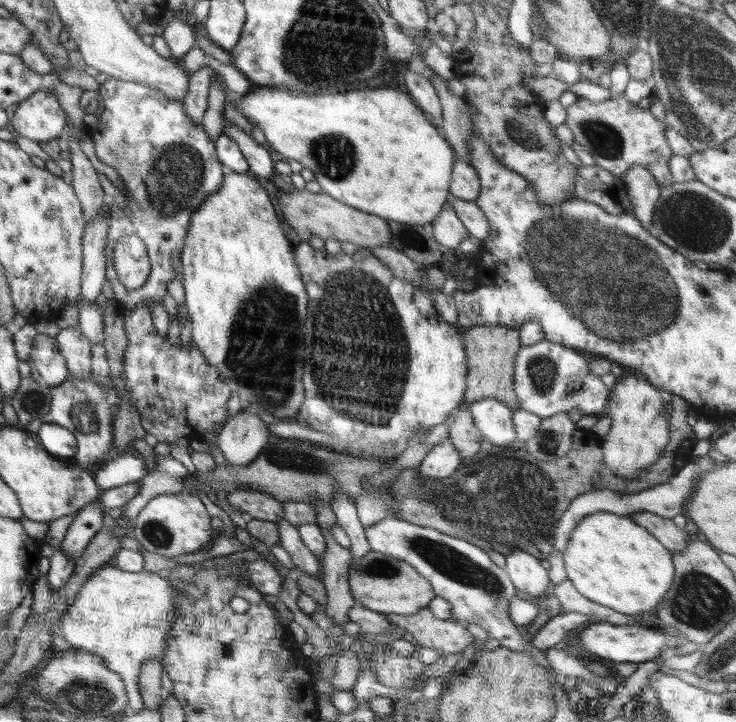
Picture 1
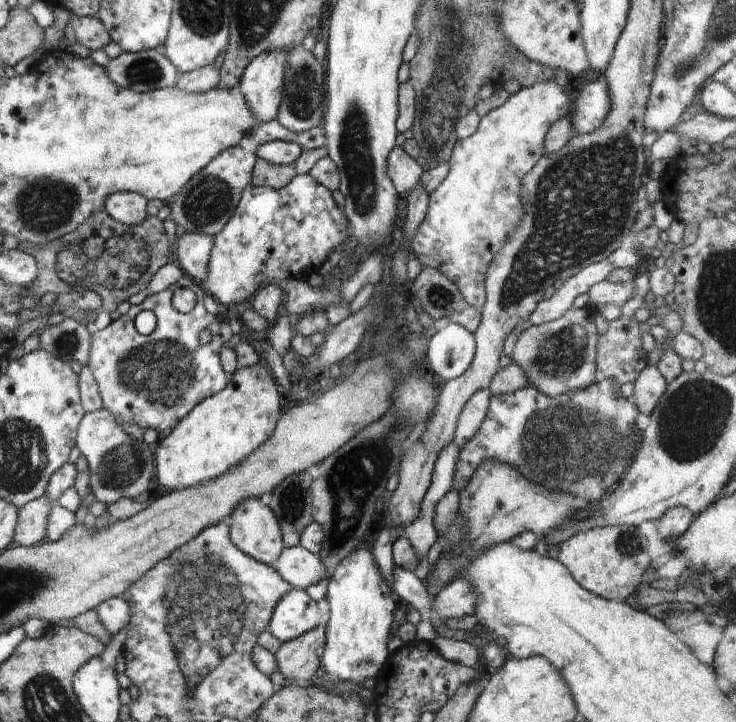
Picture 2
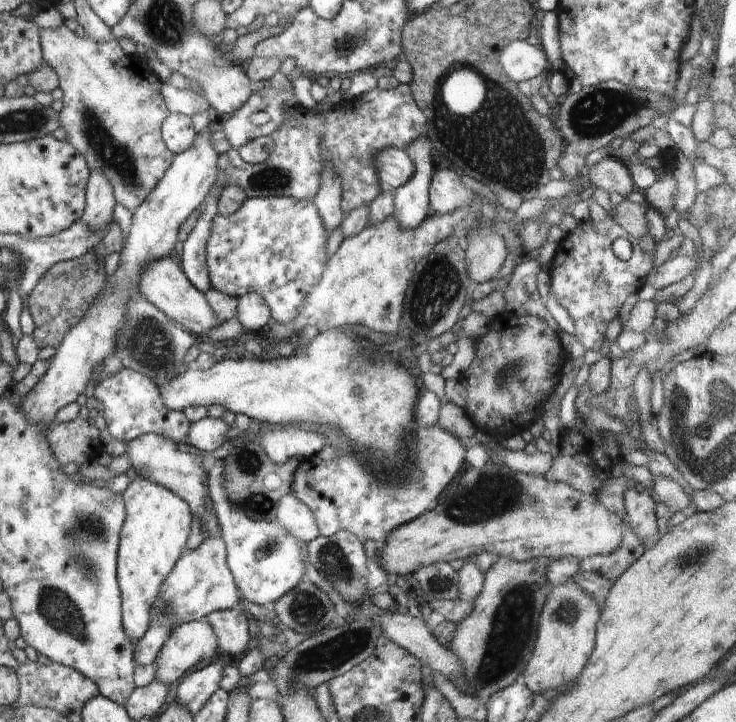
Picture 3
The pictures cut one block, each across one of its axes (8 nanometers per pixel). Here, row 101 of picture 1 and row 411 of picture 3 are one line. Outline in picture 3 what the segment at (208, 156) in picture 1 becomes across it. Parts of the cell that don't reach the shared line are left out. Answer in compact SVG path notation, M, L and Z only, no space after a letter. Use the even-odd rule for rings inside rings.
M124 368L121 372L104 378L100 383L95 382L94 387L93 396L104 406L101 413L106 420L106 428L112 438L128 443L142 434L152 432L160 436L168 436L183 447L190 444L188 432L190 432L192 422L186 418L184 412L166 408L160 392L158 392L157 384L154 384L148 376Z

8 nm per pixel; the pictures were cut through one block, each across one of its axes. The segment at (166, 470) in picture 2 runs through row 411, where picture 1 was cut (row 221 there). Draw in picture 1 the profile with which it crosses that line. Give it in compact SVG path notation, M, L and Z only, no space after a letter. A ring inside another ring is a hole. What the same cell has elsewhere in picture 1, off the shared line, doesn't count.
M226 171L222 186L218 192L210 194L202 206L192 214L190 226L188 226L188 236L180 255L183 270L183 286L186 291L186 308L188 308L188 319L192 326L191 342L204 354L206 362L214 366L220 372L220 378L226 382L231 394L236 394L241 402L247 407L268 410L276 418L286 421L298 420L298 412L302 402L304 402L304 385L302 385L302 374L304 374L304 341L300 340L305 334L304 322L309 304L306 295L306 284L300 276L300 269L294 263L294 246L288 242L284 232L280 228L280 220L274 211L274 206L270 202L270 196L266 190L258 183L257 178L252 174L240 174L234 171Z

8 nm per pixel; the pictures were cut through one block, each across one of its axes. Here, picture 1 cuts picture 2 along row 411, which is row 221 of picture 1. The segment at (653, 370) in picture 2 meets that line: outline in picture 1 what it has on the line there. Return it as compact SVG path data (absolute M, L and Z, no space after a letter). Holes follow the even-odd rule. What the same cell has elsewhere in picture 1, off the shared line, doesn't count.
M631 167L622 178L630 203L634 206L633 215L640 220L642 228L648 231L652 228L654 208L660 198L661 188L656 178L643 167Z

